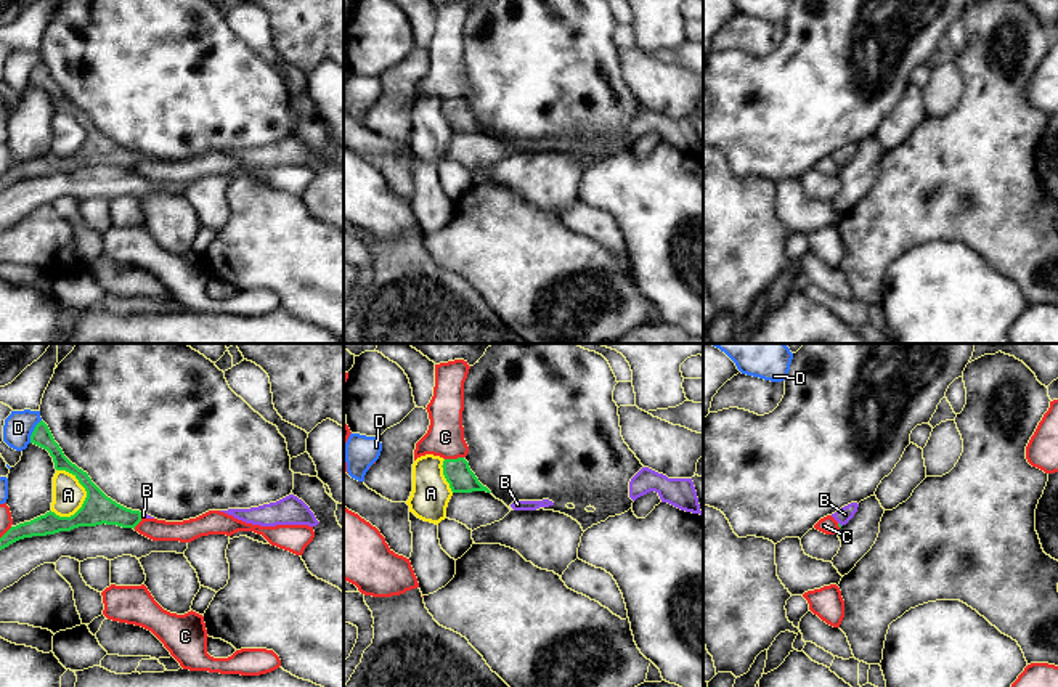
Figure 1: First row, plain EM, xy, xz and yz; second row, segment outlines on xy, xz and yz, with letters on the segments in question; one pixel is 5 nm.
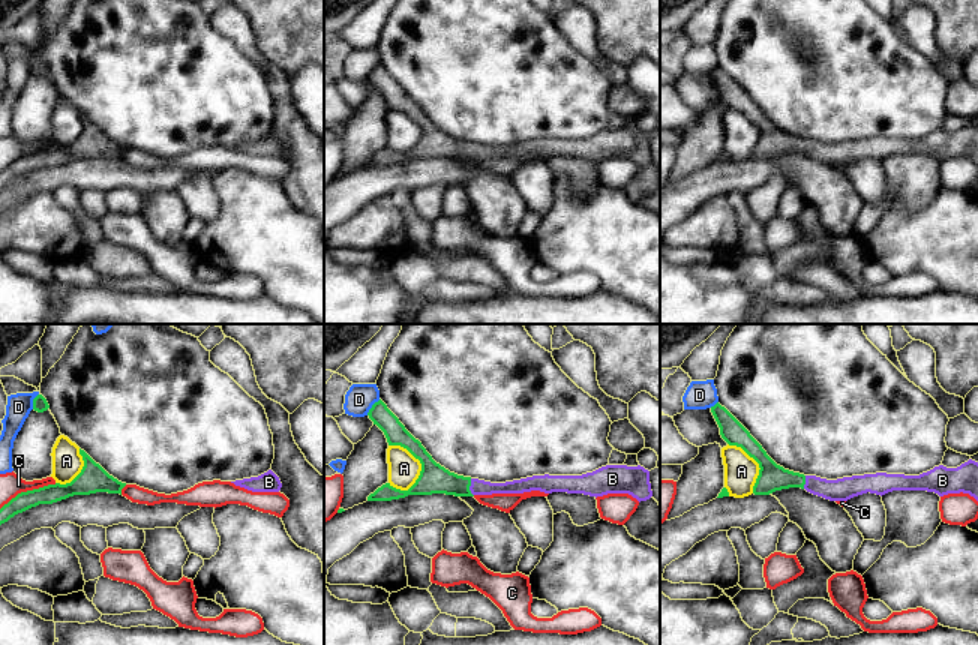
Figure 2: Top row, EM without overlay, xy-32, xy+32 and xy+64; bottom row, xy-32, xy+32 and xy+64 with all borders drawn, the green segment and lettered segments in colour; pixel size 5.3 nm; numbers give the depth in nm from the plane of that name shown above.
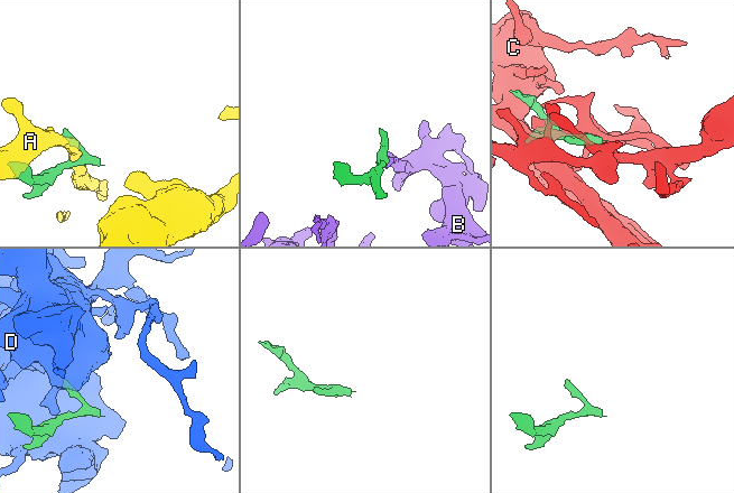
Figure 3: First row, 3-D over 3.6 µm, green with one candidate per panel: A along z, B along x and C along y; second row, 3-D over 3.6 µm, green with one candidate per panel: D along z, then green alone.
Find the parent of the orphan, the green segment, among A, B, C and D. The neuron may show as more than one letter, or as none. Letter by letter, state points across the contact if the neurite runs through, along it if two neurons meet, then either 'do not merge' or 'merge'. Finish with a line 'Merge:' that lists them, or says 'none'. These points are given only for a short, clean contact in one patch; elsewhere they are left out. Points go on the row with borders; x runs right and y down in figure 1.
A: border xy (56, 469), (68, 471), (85, 491), (84, 503), (69, 517); do not merge
B: way xy (97, 509), (119, 516), (140, 516), (143, 516); merge
C: do not merge
D: border xy (40, 419), (29, 442); do not merge
Merge: B

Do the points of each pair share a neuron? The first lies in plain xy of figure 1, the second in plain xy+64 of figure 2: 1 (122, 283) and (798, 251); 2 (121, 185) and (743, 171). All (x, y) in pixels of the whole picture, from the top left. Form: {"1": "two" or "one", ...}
{"1": "two", "2": "one"}

